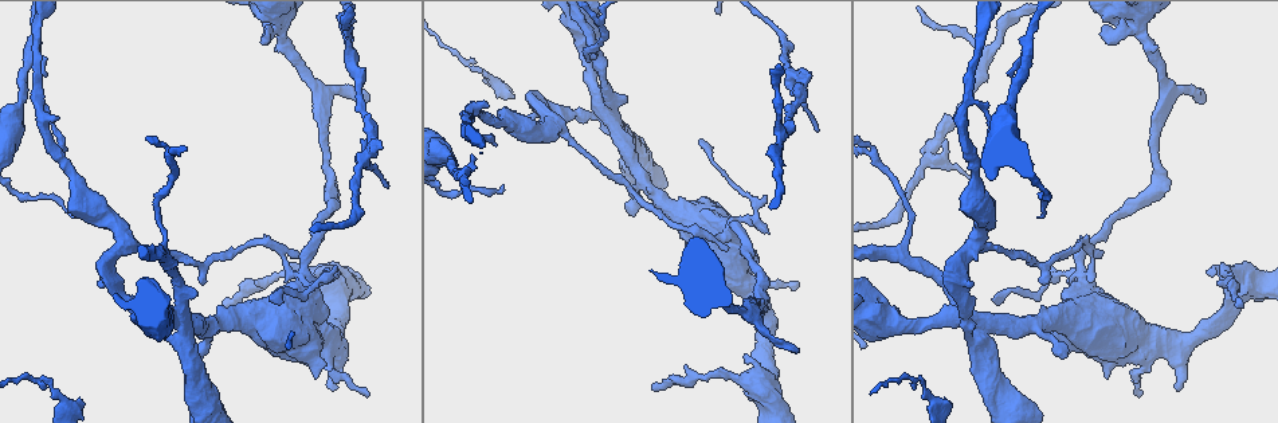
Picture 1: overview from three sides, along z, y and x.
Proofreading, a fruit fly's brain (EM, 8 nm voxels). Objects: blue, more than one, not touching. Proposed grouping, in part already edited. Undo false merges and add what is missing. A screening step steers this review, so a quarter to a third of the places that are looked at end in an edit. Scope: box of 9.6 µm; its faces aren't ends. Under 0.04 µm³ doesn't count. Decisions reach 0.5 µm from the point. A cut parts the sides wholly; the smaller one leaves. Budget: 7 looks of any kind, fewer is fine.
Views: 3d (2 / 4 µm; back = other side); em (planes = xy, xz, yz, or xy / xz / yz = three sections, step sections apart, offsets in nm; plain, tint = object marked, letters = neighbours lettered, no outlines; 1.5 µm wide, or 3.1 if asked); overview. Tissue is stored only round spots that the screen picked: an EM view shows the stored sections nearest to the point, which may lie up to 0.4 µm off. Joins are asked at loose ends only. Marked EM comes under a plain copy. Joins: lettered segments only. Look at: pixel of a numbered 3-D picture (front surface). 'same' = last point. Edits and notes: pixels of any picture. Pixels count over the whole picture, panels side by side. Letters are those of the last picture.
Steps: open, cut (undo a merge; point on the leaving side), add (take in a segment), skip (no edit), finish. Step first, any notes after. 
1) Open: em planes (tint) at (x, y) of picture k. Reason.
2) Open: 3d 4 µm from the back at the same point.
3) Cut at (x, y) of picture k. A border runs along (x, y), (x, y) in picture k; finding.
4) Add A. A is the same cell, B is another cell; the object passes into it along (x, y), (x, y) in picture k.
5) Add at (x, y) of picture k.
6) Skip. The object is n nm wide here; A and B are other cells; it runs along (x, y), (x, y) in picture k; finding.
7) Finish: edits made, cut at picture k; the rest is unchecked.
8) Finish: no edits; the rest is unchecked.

Open: 3d 2 µm at (286, 269) of picture 1. Calibre changes.

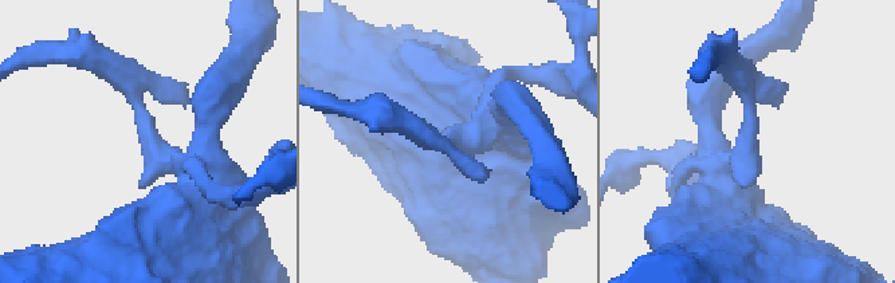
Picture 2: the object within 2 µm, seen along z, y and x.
Open: em xz step 8 (tint) at (156, 143) of picture 2. 3 arms meet here; the arms are 200, 200, 550 nm wide; now the EM.

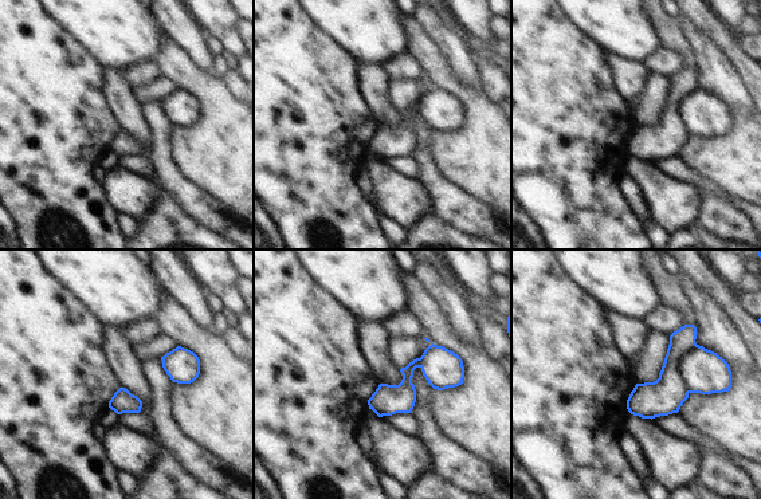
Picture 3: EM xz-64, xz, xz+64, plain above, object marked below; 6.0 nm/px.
Open: em planes (letters) at the same point. Another direction.

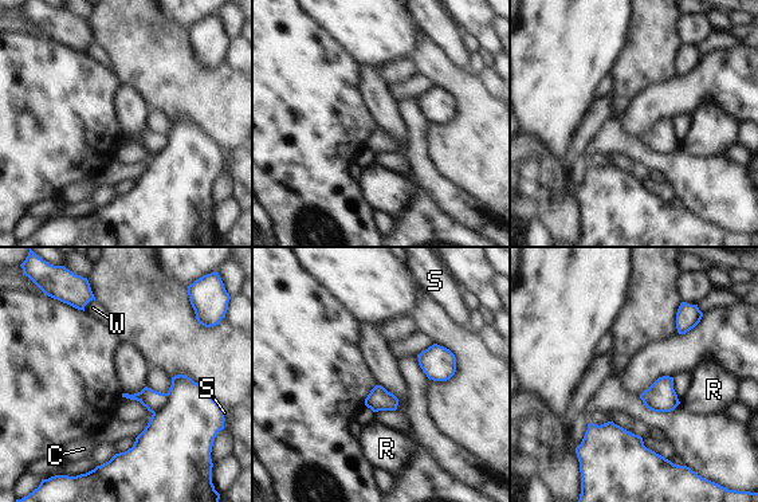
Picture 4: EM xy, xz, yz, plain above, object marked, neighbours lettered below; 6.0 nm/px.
Cut at (153, 400) of picture 4. C, R, S and W are other cells; a border runs along (167, 393), (167, 402), (153, 414) in picture 4; a second cell is stuck on.

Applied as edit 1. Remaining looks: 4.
Open: 3d 4 µm at (71, 217) of picture 1. Free end.

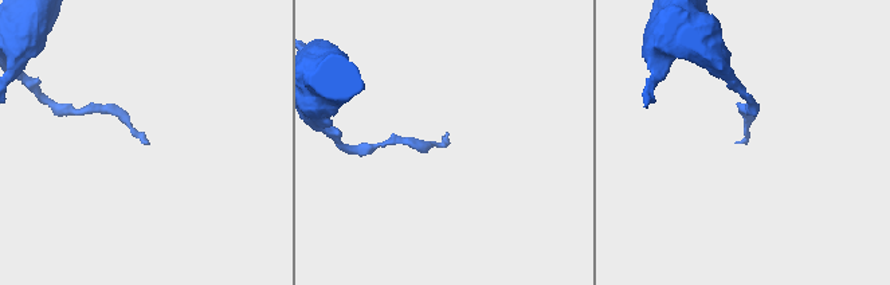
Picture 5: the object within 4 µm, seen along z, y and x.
Open: em planes (letters) at (448, 133) of picture 5.

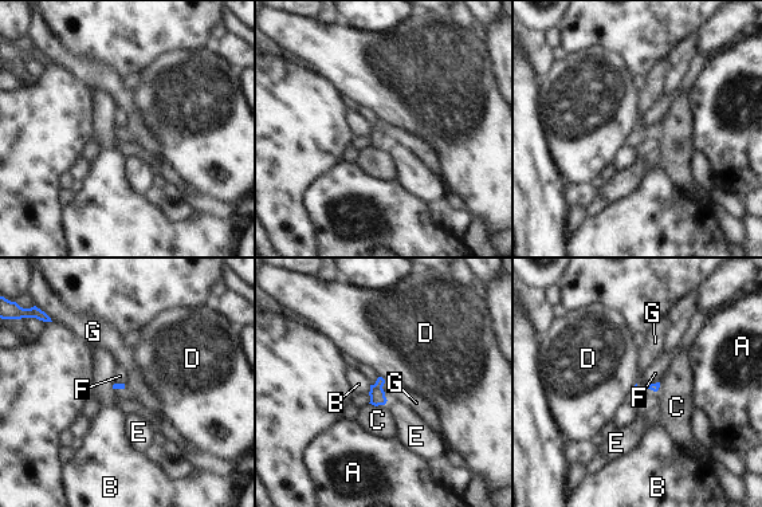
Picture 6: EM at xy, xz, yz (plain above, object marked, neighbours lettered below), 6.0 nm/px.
Skip. A, B, C, D, E, F and G are other cells; a border runs along (378, 376), (385, 381) in picture 6; no lettered segment goes on from it.

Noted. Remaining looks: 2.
Finish: edits made, cut at picture 4; the rest is unchecked.

